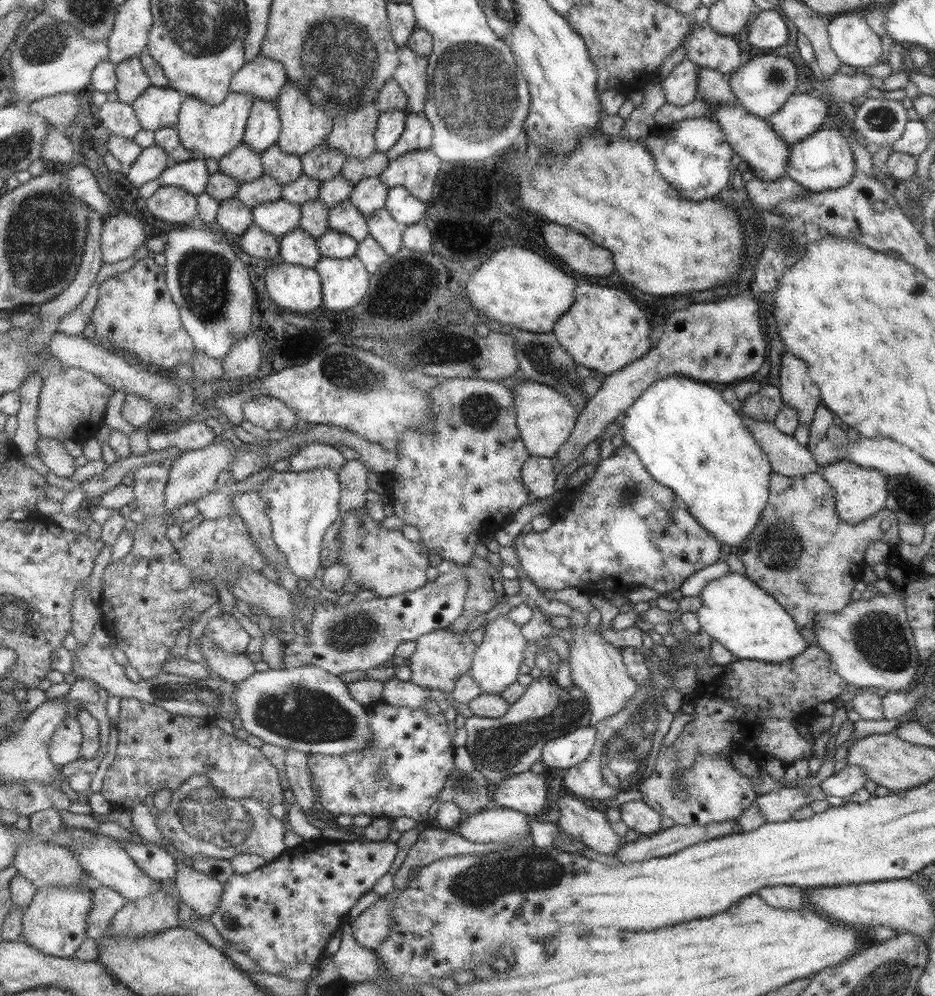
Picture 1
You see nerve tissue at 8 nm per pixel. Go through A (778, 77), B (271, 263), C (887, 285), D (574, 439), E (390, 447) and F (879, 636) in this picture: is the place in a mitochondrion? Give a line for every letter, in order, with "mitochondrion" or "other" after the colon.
A: mitochondrion
B: other
C: other
D: other
E: other
F: mitochondrion

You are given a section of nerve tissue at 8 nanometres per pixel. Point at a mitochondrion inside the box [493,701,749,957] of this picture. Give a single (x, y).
(682, 795)

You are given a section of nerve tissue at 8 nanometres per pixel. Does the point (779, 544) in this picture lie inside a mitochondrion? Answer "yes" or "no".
yes

